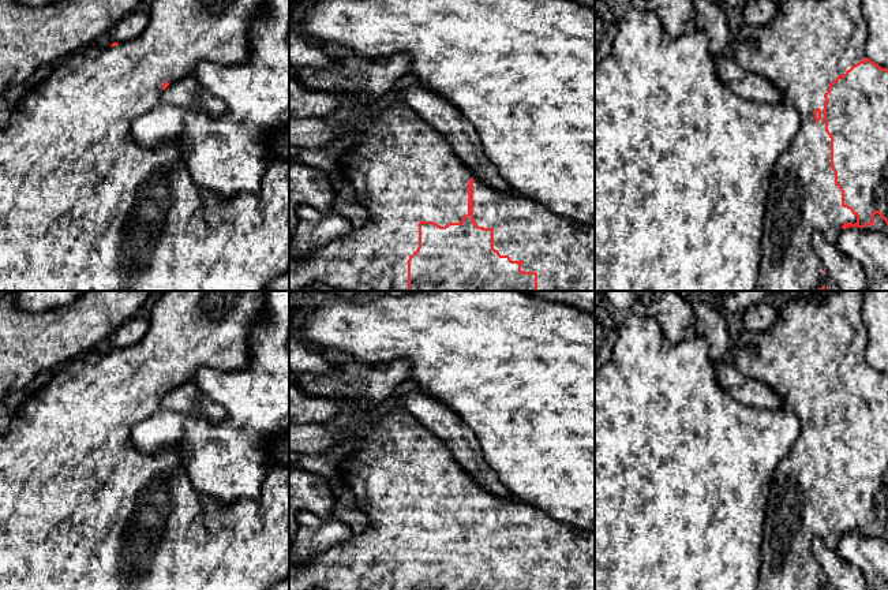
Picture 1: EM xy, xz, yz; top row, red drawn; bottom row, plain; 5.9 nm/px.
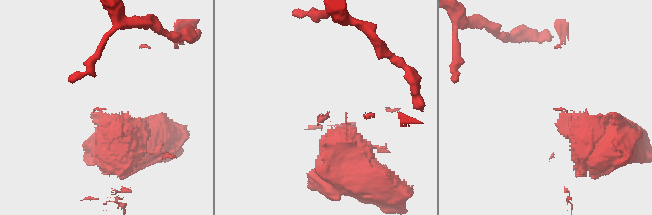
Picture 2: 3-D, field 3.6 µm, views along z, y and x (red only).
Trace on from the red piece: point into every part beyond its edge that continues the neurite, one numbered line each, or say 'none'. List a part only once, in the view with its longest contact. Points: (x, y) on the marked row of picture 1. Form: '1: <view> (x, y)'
1: xz (404, 171)

